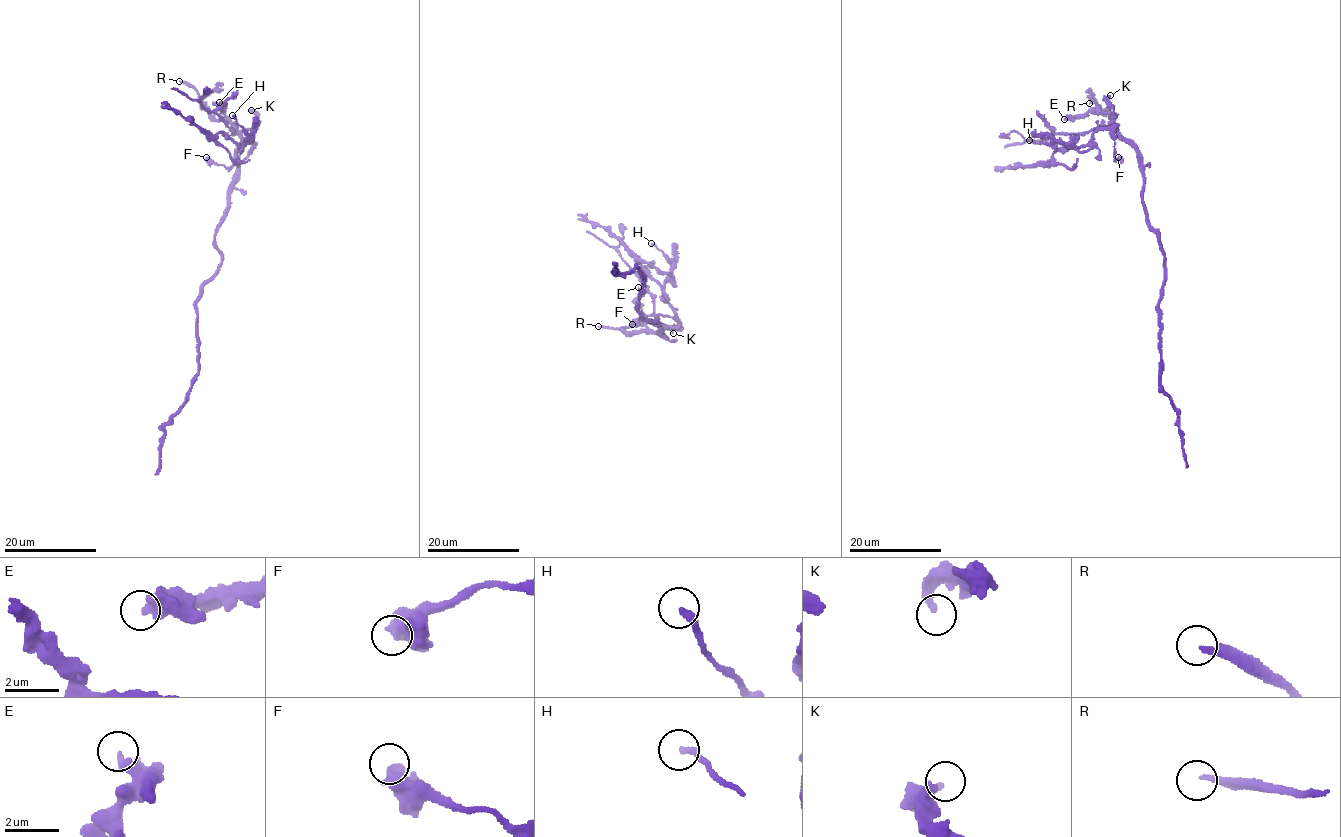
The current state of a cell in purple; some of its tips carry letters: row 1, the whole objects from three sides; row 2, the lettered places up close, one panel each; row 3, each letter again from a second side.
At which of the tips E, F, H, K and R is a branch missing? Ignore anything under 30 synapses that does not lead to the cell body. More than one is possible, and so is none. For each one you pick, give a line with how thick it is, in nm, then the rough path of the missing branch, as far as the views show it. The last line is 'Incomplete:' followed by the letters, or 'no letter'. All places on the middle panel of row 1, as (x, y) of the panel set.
R: Thickness 190 nm. Course of what is missing: (598, 326), (535, 311), (480, 265), (487, 250), (516, 253), (525, 226), (471, 244), (462, 268)
Incomplete: R

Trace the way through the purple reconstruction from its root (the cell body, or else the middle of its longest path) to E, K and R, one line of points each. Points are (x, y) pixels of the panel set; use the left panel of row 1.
E: (216, 234), (229, 202), (240, 141), (239, 132), (219, 102)
K: (216, 234), (229, 202), (240, 136), (256, 124), (251, 110)
R: (216, 234), (229, 202), (240, 136), (228, 122), (215, 120), (194, 88), (179, 81)

